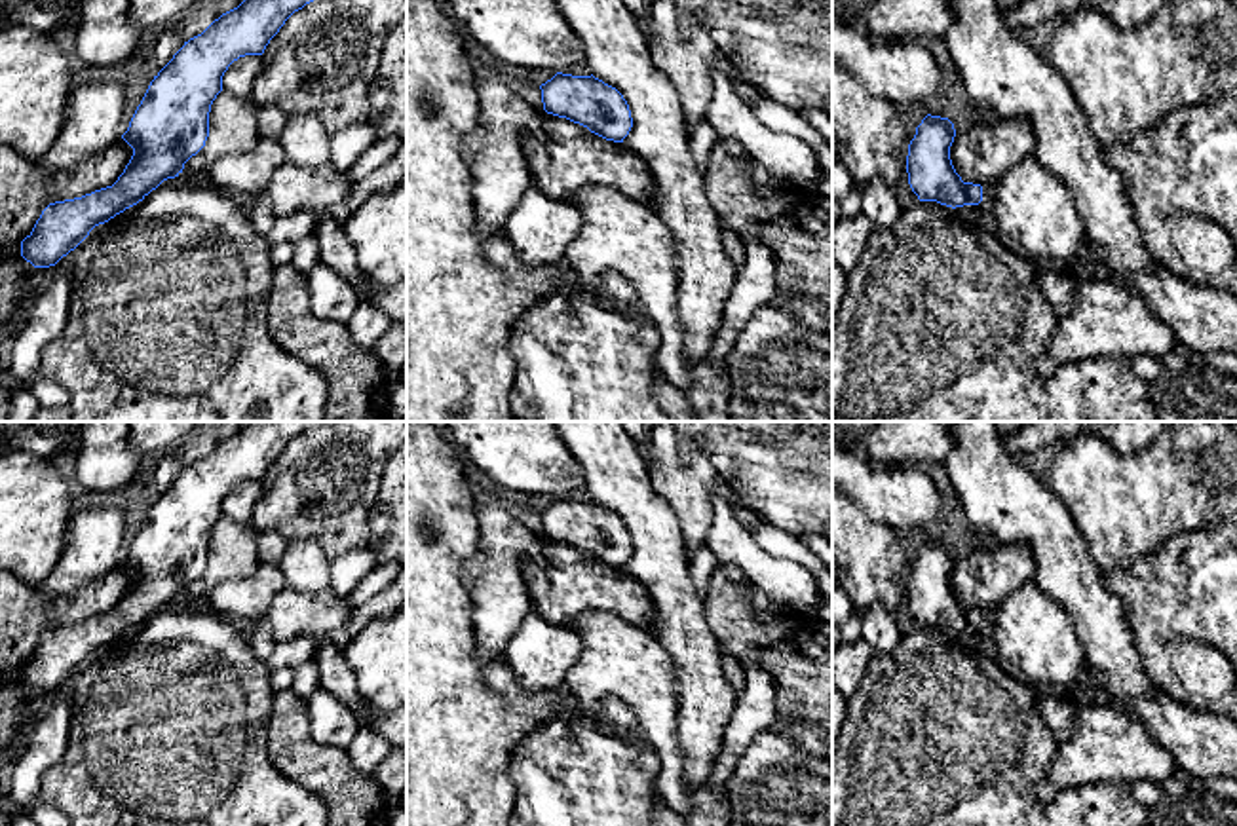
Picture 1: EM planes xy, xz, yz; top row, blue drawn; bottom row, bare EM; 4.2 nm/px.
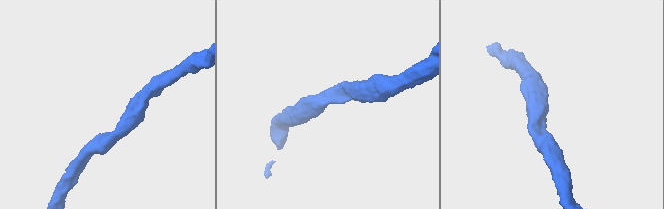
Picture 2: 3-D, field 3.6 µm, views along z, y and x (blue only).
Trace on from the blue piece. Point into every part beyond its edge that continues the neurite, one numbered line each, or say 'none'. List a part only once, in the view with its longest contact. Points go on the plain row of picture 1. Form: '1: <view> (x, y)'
none

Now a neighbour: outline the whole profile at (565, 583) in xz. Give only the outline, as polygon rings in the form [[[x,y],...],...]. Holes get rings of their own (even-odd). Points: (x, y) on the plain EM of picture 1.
[[[542,539],[542,560],[524,566],[528,592],[543,619],[570,627],[589,610],[612,611],[648,629],[654,602],[644,587],[621,568],[606,566],[566,543]]]

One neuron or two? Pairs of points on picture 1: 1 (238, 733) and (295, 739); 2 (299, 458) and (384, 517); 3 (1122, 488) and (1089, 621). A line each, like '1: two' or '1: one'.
1: two
2: two
3: two

